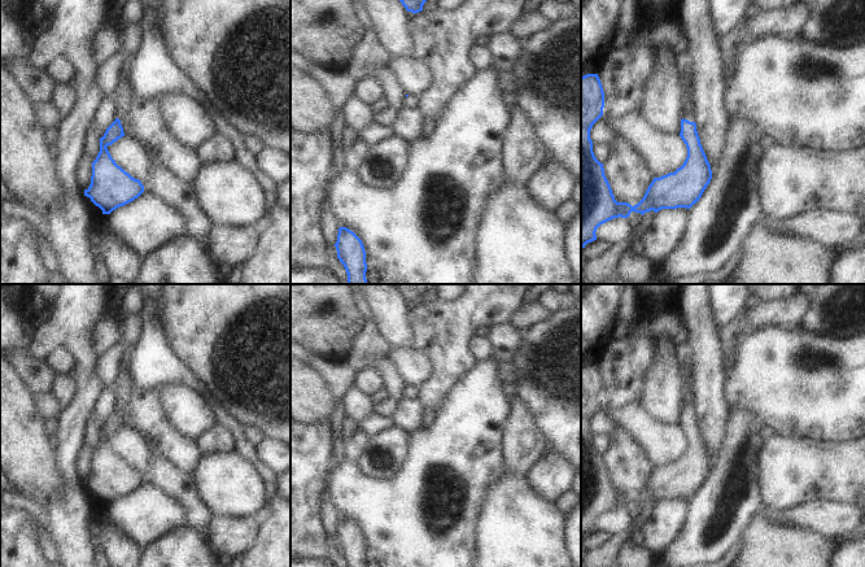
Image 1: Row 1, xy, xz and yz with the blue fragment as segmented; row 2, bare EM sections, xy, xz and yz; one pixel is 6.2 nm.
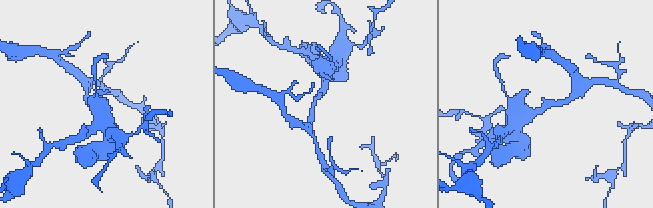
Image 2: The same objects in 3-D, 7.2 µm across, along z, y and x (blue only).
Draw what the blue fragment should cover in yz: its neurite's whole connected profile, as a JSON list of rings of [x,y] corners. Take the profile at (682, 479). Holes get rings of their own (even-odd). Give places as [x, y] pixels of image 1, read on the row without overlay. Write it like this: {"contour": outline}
{"contour": [[[586,365],[581,367],[581,537],[597,531],[597,519],[613,510],[628,509],[632,502],[641,503],[661,500],[690,500],[699,492],[704,480],[712,470],[711,455],[700,435],[694,409],[694,378],[682,378],[682,401],[681,401],[681,423],[680,427],[686,435],[687,448],[681,458],[660,468],[654,468],[643,489],[634,497],[628,493],[617,493],[612,484],[611,476],[604,466],[603,454],[600,454],[593,442],[590,420],[593,415],[603,406],[604,383],[598,365]]]}

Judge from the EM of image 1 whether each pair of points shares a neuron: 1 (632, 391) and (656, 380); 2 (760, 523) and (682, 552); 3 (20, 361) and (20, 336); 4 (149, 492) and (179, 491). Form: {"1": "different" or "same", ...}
{"1": "different", "2": "different", "3": "different", "4": "different"}

